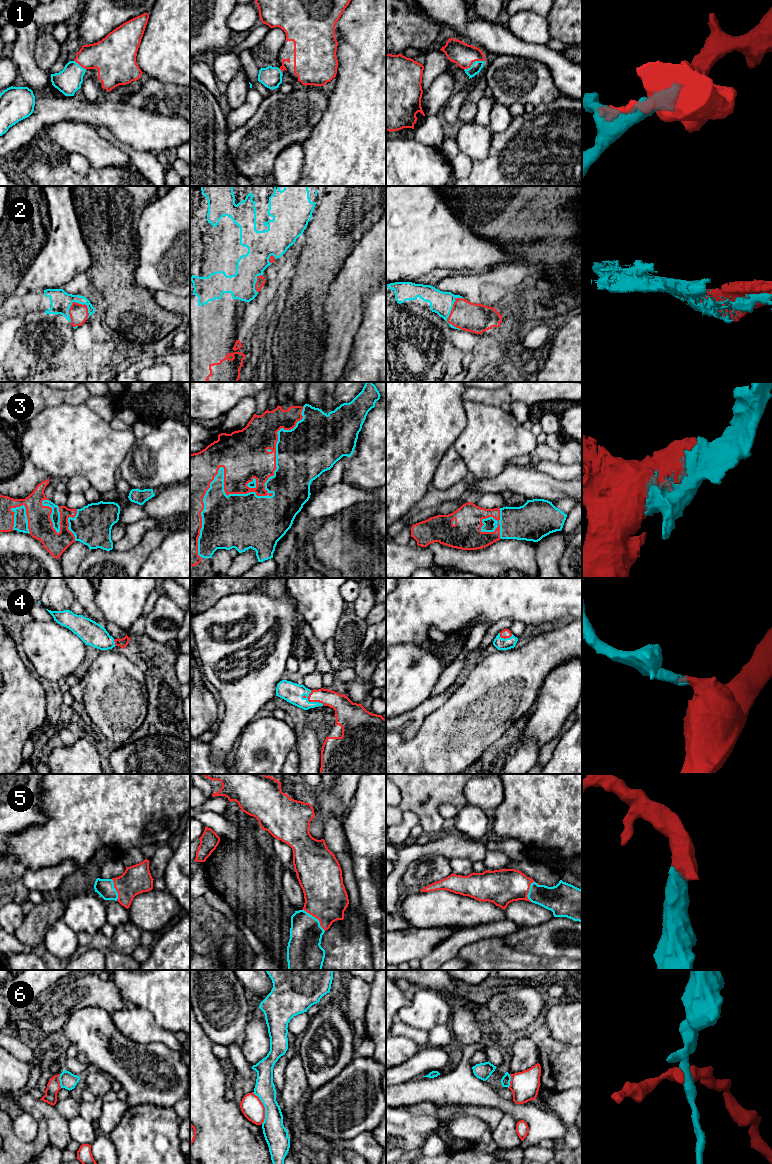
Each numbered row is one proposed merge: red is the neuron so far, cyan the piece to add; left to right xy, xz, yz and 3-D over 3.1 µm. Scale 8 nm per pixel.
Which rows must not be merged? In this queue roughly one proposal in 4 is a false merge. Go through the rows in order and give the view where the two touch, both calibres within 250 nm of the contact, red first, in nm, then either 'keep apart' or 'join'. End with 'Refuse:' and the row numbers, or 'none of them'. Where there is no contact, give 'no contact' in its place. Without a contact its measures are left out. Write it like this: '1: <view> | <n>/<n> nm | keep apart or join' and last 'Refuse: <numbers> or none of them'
1: yz | 180/90 nm | join
2: xy | 150/160 nm | join
3: xz | 300/440 nm | join
4: xz | 150/160 nm | join
5: xz | 340/260 nm | join
6: xz | 180/190 nm | keep apart
Refuse: 6

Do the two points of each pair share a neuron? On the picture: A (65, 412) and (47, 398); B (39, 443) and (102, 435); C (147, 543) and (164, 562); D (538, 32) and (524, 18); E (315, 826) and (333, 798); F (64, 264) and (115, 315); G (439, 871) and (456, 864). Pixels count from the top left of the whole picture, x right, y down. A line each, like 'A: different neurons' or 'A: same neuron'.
A: different neurons
B: same neuron
C: different neurons
D: same neuron
E: same neuron
F: different neurons
G: different neurons

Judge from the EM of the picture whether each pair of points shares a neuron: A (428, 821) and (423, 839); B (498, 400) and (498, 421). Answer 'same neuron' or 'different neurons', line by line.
A: different neurons
B: different neurons

